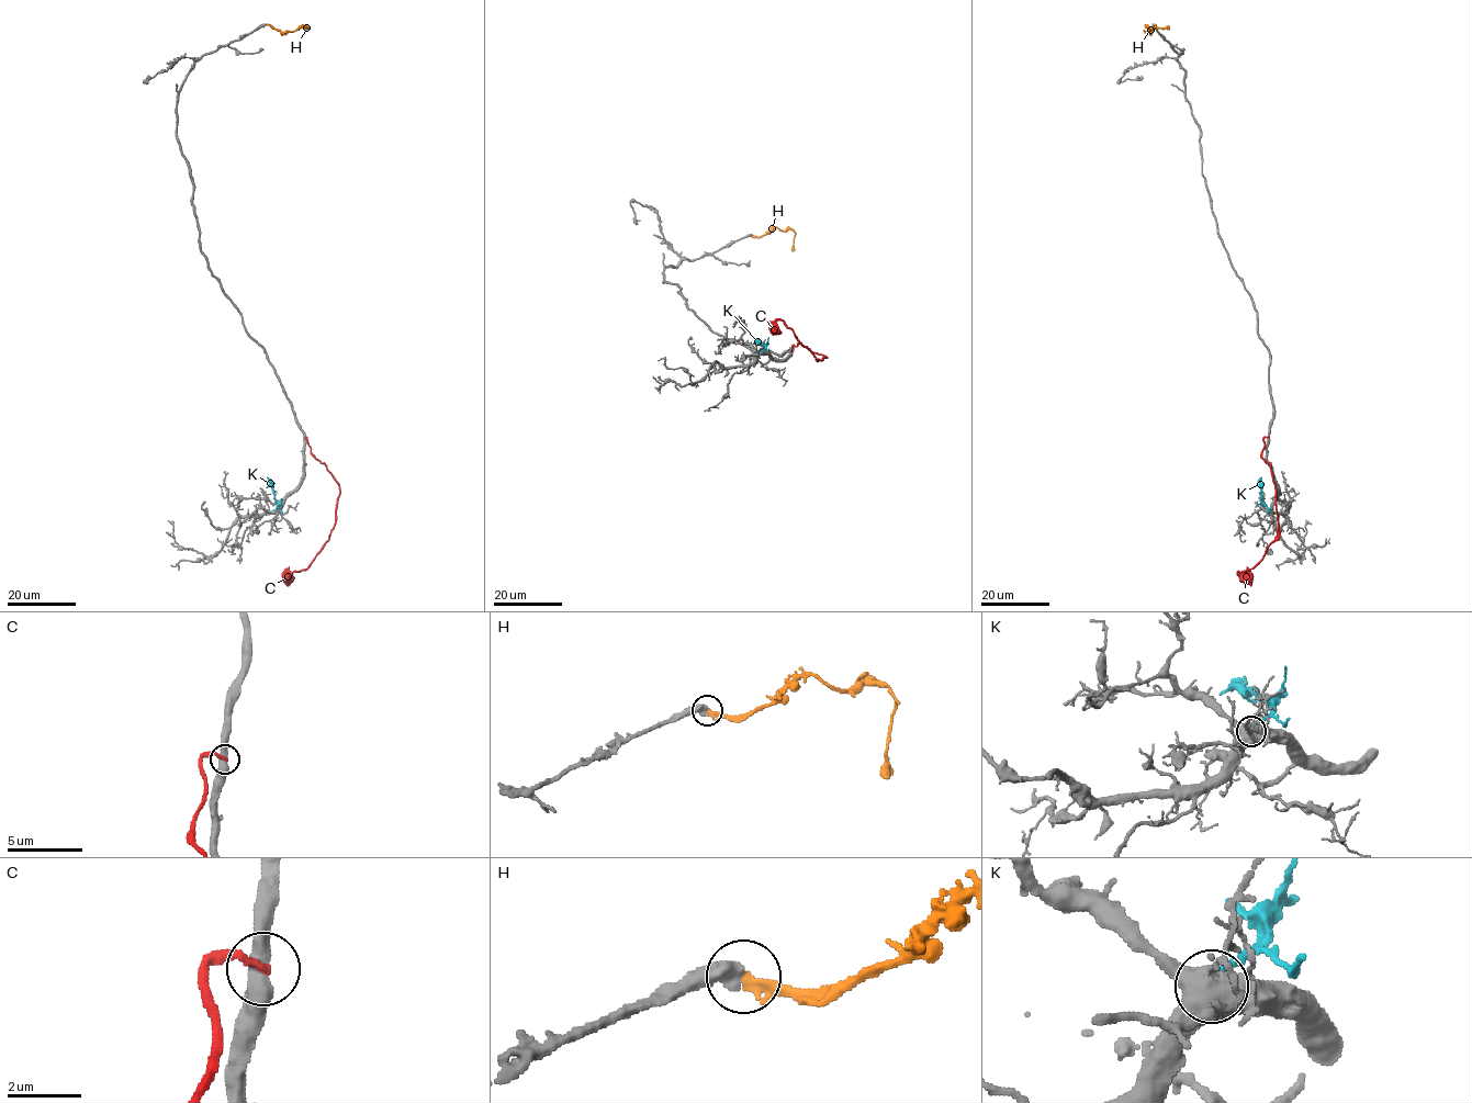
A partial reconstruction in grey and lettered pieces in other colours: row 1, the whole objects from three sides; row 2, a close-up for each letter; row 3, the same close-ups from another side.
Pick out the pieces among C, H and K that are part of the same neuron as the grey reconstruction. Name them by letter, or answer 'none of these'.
H

